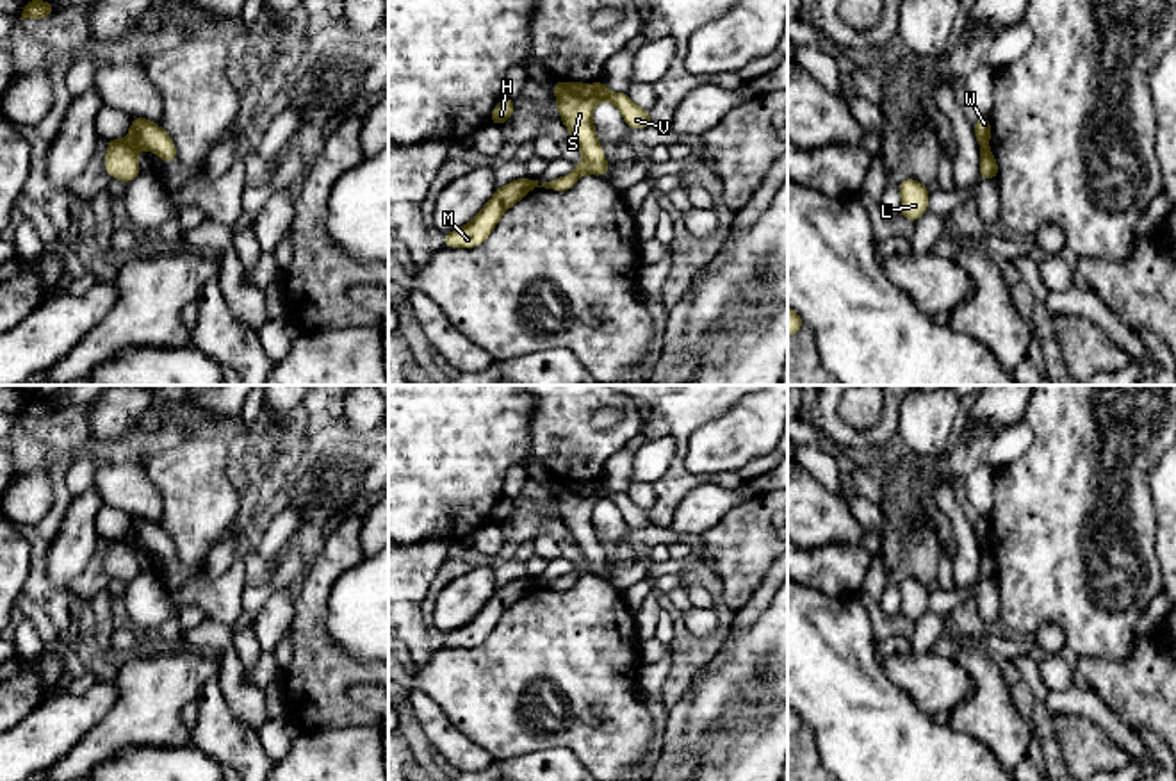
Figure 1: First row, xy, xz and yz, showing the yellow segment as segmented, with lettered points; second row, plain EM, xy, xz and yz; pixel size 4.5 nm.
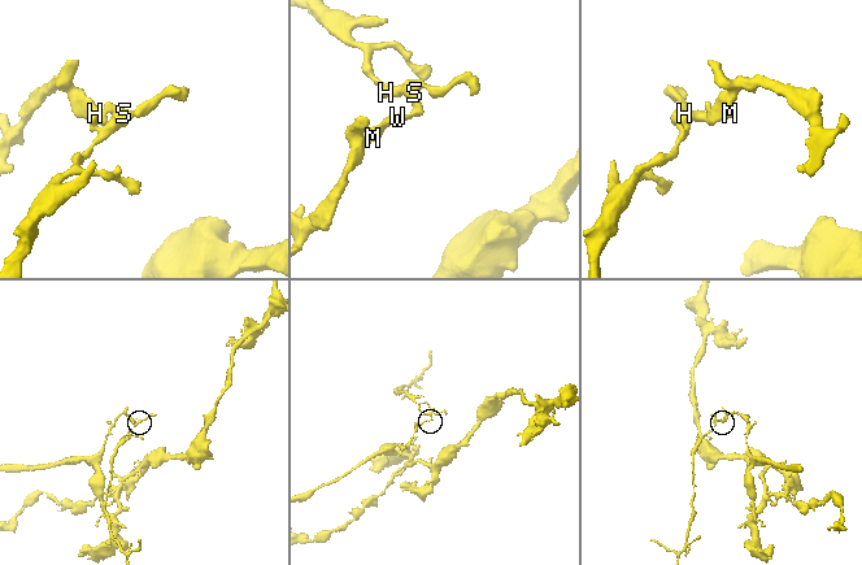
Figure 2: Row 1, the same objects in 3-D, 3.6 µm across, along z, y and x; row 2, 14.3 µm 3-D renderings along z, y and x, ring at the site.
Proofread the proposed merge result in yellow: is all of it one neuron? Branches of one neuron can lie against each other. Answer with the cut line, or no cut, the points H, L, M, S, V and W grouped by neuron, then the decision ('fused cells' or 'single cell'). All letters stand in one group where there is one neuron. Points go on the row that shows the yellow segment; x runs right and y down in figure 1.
cut xy (129, 138), (138, 148); groups H L S V W / M; fused cells

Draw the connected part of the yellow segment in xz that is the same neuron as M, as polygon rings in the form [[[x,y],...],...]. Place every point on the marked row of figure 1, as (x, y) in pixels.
[[[519,178],[495,189],[495,194],[485,203],[478,216],[465,226],[444,234],[445,248],[476,248],[483,244],[501,216],[522,200],[536,184],[531,178]]]

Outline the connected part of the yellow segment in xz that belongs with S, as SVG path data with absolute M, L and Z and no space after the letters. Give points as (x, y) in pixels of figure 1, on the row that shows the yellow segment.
M558 80L554 93L554 105L561 114L561 123L581 148L583 162L561 178L549 180L542 185L535 180L536 187L567 191L572 189L583 175L606 177L609 166L593 128L593 109L599 102L611 102L622 112L629 130L645 128L652 123L650 111L640 109L627 93L611 93L604 80L595 84Z

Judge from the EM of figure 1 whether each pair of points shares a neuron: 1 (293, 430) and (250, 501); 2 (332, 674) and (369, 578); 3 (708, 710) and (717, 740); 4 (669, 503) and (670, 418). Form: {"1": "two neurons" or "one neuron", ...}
{"1": "one neuron", "2": "two neurons", "3": "one neuron", "4": "one neuron"}

